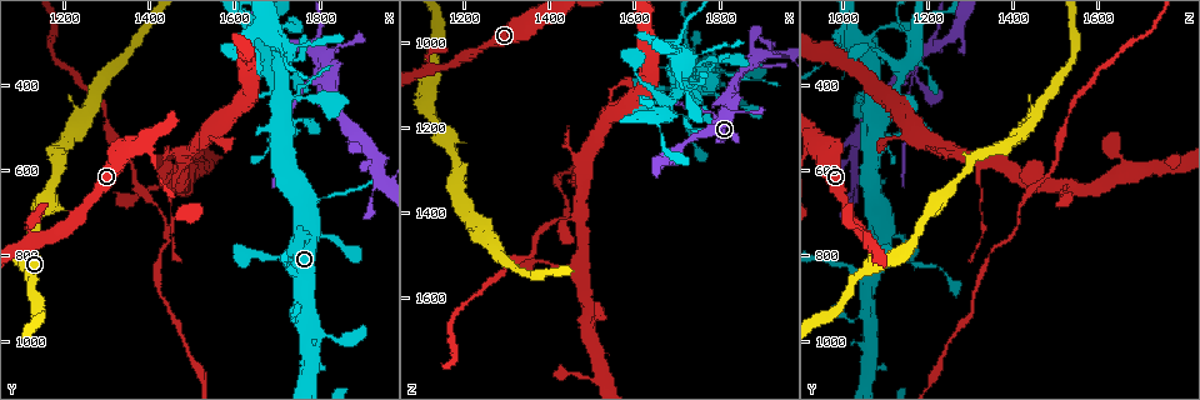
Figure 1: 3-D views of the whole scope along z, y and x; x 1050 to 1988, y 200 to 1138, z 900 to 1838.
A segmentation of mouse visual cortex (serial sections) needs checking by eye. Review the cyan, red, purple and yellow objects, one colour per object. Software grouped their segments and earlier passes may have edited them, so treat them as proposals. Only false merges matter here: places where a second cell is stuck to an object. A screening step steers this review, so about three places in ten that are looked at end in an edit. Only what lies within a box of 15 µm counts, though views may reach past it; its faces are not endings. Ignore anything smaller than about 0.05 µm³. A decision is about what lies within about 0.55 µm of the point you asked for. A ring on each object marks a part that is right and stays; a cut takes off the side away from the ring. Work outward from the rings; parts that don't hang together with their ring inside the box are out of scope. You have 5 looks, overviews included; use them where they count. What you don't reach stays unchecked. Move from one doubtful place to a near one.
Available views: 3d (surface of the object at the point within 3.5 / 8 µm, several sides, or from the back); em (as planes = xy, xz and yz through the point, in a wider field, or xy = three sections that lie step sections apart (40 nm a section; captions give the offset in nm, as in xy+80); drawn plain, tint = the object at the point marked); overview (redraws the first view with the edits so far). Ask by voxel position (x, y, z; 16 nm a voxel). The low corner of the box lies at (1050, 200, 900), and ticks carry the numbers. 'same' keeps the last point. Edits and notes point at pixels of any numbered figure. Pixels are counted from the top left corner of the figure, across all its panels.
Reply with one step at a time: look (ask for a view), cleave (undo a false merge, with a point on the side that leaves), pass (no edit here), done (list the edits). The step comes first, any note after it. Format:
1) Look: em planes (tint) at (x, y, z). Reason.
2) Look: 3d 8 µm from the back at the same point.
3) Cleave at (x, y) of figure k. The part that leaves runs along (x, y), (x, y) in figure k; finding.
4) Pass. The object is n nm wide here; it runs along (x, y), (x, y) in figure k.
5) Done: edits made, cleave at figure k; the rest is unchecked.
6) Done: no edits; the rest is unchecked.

Look: 3d 3.5 µm at (1815, 355, 1160). Sharp bend.

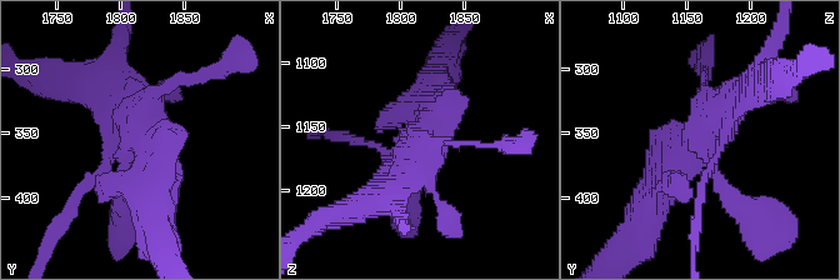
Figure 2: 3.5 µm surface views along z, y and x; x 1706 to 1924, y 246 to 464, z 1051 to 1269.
Look: em planes (tint) at (1814, 354, 1162). Shape alone is not enough.

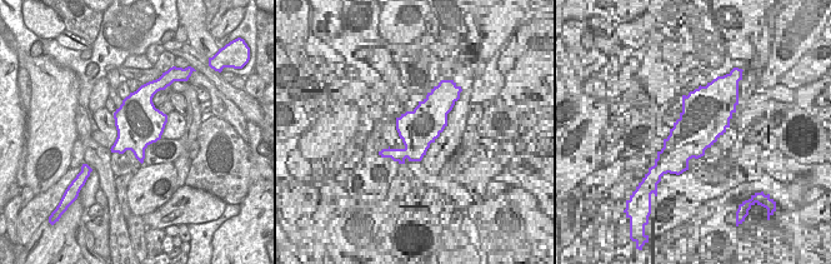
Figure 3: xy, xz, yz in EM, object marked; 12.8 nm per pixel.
Cleave at (76, 193) of figure 2. The part that leaves runs along (99, 174), (56, 224), (45, 261) in figure 2; two cells meet here.

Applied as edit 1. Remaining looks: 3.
Look: 3d 3.5 µm at (1935, 600, 1025). Four arms meet.

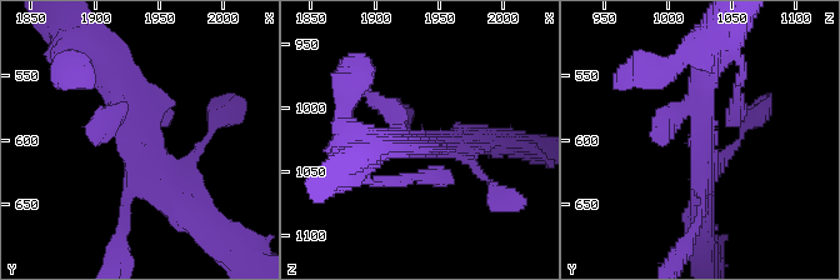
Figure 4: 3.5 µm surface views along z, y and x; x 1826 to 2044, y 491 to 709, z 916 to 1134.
Look: em xy step 3 (tint) at (1928, 604, 1024). Need the tissue.

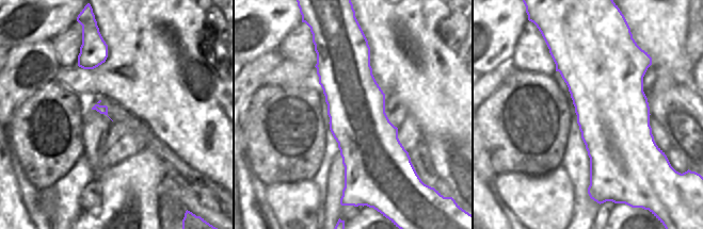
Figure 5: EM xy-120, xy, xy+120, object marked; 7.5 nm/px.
Pass. It runs along (106, 68), (130, 140), (180, 209) in figure 4; continuous, no second cell.

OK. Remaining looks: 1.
Done: edits made, cleave at figure 2; the rest is unchecked.

